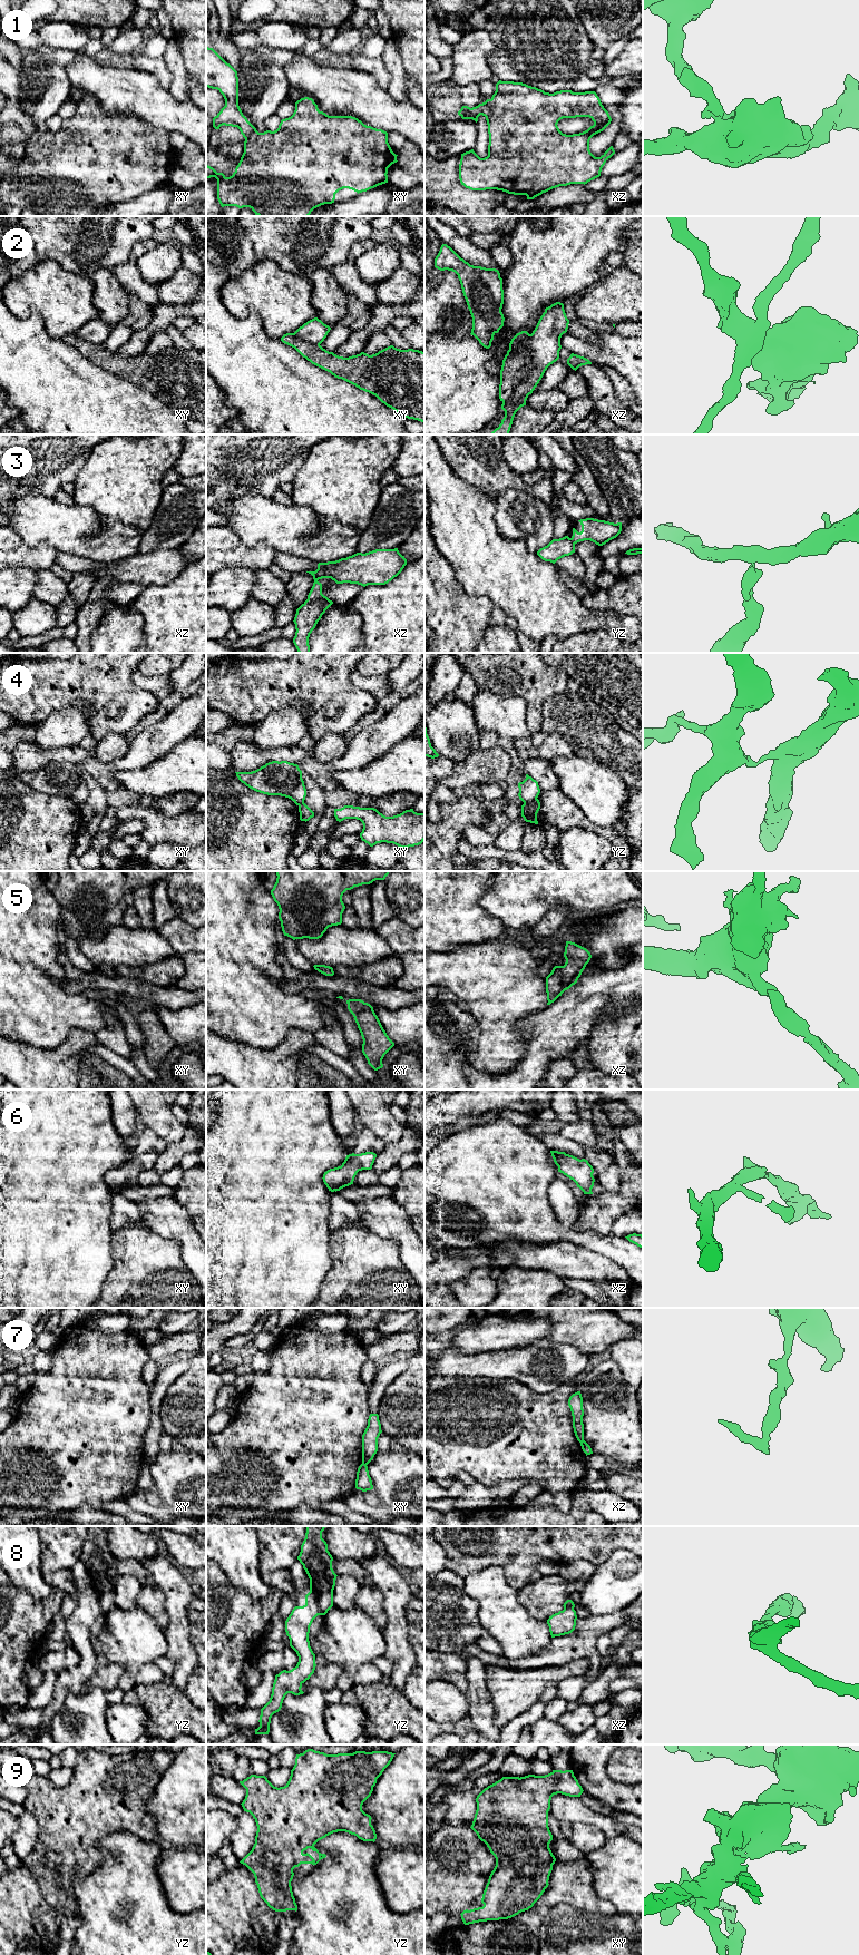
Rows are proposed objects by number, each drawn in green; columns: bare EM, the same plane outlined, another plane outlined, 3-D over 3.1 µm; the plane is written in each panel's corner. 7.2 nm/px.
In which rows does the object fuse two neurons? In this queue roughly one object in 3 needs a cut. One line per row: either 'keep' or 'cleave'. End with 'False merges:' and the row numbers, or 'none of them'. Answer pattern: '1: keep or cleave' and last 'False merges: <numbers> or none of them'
1: cleave
2: cleave
3: cleave
4: cleave
5: keep
6: keep
7: cleave
8: keep
9: keep
False merges: 1, 2, 3, 4, 7

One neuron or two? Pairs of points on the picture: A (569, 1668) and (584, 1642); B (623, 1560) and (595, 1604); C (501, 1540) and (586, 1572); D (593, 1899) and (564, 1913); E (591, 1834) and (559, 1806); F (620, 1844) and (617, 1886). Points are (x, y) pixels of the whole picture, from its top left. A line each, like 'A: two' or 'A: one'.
A: two
B: one
C: two
D: two
E: two
F: one

